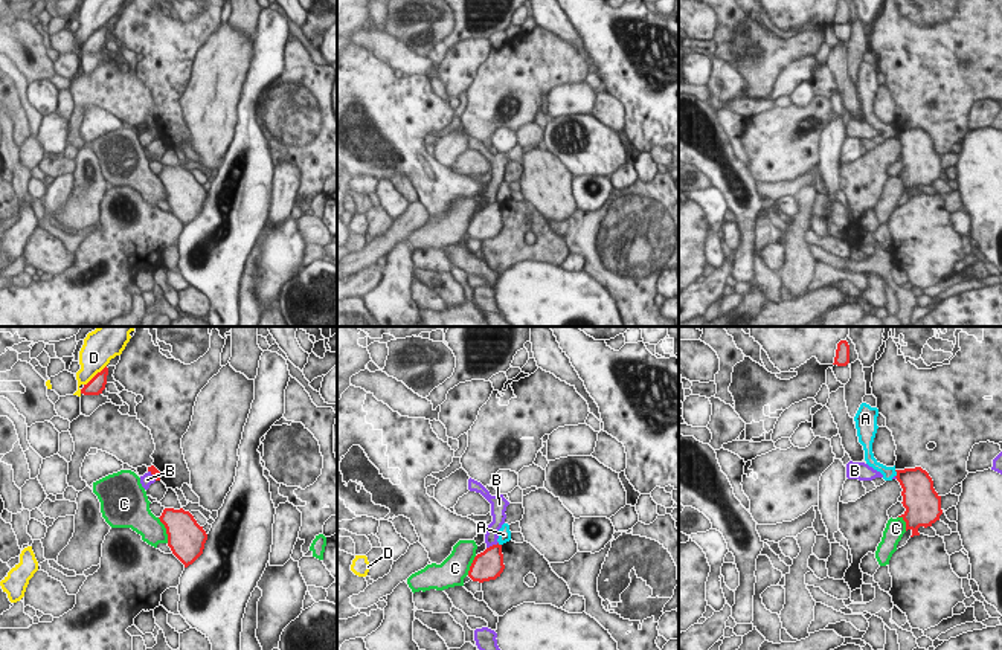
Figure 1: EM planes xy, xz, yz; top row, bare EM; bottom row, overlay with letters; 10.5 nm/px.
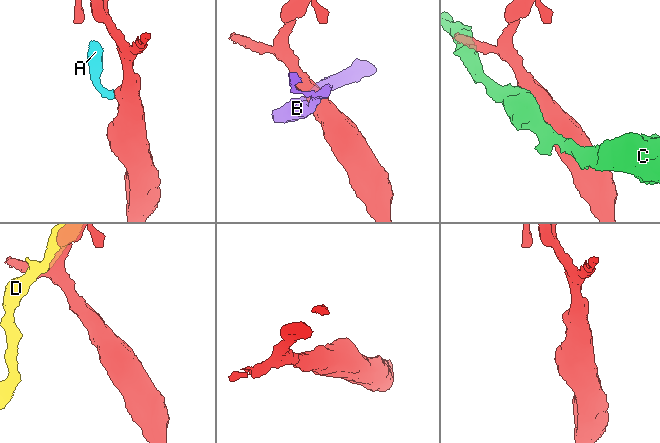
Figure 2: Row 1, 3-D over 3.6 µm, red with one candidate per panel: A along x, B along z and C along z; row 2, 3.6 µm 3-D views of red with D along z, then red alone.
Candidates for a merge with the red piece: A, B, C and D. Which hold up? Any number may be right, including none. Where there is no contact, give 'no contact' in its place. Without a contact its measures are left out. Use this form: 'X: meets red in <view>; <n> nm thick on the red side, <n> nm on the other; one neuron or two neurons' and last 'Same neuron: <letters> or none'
A: meets red in yz; 320 nm thick on the red side, 130 nm on the other; two neurons
B: meets red in xz; 320 nm thick on the red side, 130 nm on the other; two neurons
C: meets red in xy; 400 nm thick on the red side, 280 nm on the other; two neurons
D: meets red in xy; 180 nm thick on the red side, 320 nm on the other; two neurons
Same neuron: none

